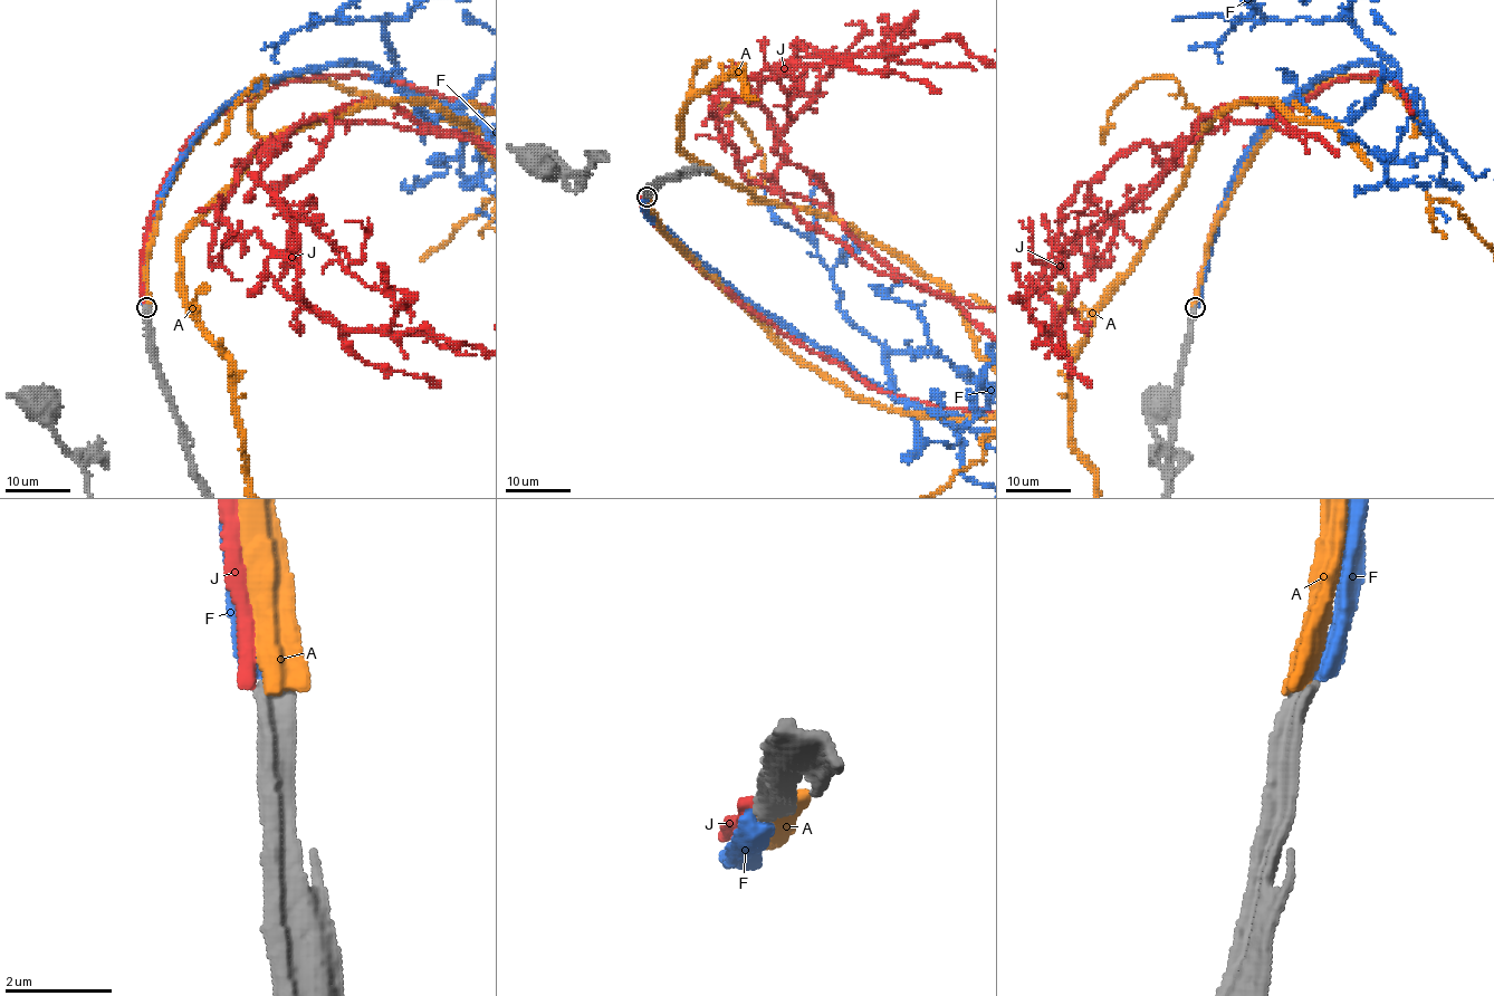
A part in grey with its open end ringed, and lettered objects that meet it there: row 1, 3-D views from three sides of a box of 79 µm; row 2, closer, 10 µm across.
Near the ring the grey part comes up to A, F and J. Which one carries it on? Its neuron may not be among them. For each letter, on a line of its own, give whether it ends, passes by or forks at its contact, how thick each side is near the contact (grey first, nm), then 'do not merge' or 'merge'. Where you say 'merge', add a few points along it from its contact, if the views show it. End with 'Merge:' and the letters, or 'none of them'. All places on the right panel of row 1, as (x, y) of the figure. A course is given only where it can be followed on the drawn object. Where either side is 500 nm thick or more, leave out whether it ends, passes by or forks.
A: calibres 460 and 550 nm; do not merge
F: it ends; calibres 400 and 420 nm; do not merge
J: it ends; calibres 420 and 260 nm; do not merge
Merge: none of them

